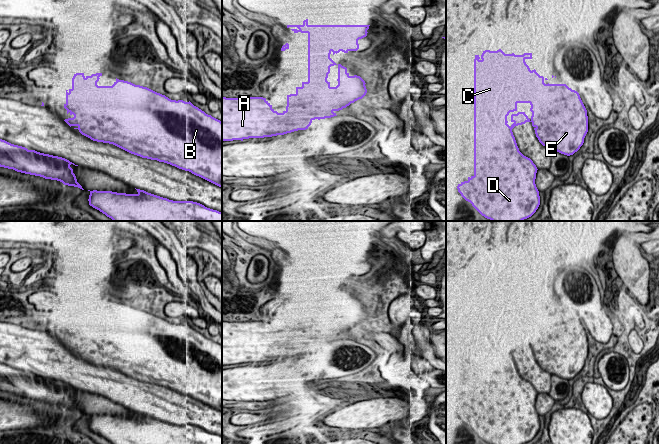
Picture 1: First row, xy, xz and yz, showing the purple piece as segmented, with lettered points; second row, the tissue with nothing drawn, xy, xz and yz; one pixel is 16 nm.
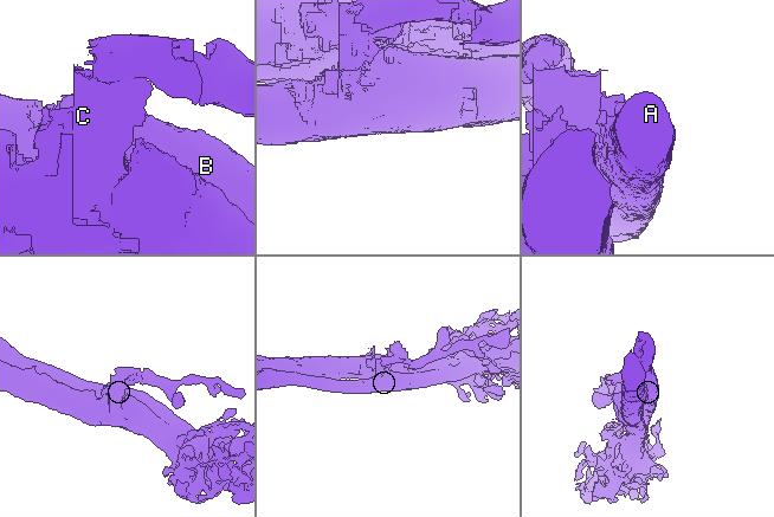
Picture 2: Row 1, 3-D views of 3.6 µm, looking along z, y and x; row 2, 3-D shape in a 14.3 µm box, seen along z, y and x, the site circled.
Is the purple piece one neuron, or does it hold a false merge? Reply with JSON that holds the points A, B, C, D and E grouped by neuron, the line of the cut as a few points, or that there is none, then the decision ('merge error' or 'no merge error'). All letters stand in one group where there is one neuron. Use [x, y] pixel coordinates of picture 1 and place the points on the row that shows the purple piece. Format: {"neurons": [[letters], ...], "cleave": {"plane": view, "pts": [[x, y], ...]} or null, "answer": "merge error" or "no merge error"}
{"neurons": [["A", "B", "E"], ["C", "D"]], "cleave": {"plane": "yz", "pts": [[530, 71], [541, 81], [536, 89], [535, 102], [531, 106]]}, "answer": "merge error"}

